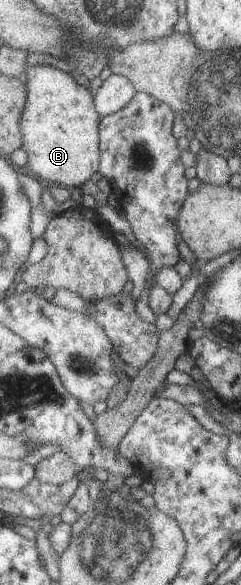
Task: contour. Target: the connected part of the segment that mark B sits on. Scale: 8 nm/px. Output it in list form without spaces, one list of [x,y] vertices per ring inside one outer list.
[[[28,66],[28,101],[22,114],[23,149],[27,152],[26,170],[55,185],[73,189],[85,184],[100,170],[102,152],[100,125],[102,115],[97,110],[93,94],[75,77],[55,66]]]

